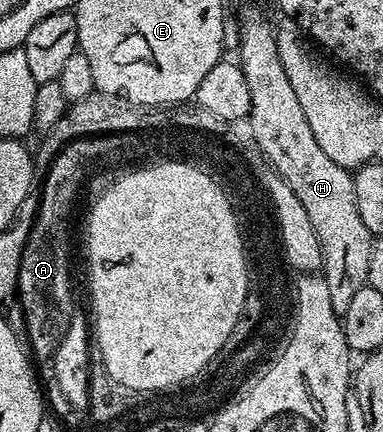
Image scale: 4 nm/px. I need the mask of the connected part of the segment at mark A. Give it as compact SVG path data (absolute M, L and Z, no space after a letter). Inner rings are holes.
M77 139L66 153L59 153L52 159L42 178L42 195L37 195L36 198L38 211L28 232L28 240L24 244L24 256L20 256L16 302L22 305L22 318L26 321L24 338L40 375L45 401L49 409L51 406L58 414L70 414L72 409L60 392L59 381L53 371L53 358L71 318L76 313L74 294L70 291L72 235L66 231L66 206L70 206L70 198L74 198L74 186L78 186L78 178L86 174L86 166L90 166L89 161L98 158L98 154L106 154L106 146L111 144L112 141L83 143ZM62 246L69 251L62 254Z

